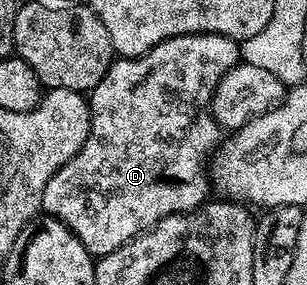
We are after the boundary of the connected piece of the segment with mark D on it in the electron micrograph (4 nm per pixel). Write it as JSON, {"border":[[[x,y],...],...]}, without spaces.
{"border":[[[222,34],[175,36],[154,46],[141,56],[113,59],[102,82],[98,82],[98,86],[94,86],[87,97],[92,117],[90,118],[90,134],[86,138],[82,150],[78,150],[78,154],[74,154],[74,158],[70,158],[70,162],[66,162],[66,166],[62,166],[62,170],[58,170],[58,174],[54,174],[54,178],[50,178],[50,182],[46,182],[46,190],[42,194],[40,203],[43,215],[53,216],[55,220],[62,222],[75,234],[78,242],[82,242],[82,246],[86,246],[86,250],[93,258],[99,258],[118,250],[118,246],[126,246],[126,242],[130,242],[135,236],[142,235],[147,228],[152,228],[158,222],[162,222],[162,218],[173,216],[179,212],[193,212],[195,208],[199,208],[209,199],[208,192],[210,193],[210,172],[206,165],[222,140],[222,129],[212,117],[212,95],[218,82],[222,82],[222,78],[227,72],[239,63],[241,63],[240,44]]]}

